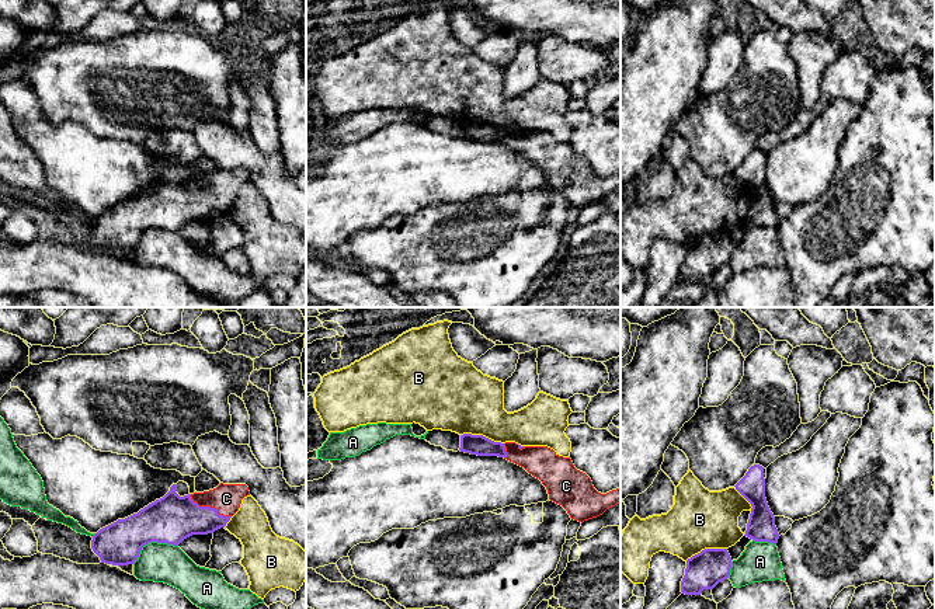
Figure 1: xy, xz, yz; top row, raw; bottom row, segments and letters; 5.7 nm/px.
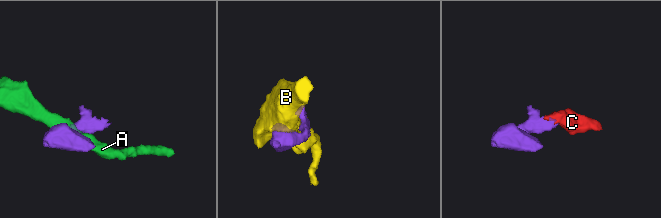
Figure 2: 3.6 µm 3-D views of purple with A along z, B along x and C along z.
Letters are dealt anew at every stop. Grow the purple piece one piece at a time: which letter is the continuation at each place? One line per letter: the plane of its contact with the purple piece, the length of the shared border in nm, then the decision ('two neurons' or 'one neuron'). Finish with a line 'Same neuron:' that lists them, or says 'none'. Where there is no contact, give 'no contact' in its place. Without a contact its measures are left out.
A: xy | 280 nm | two neurons
B: xz | 260 nm | two neurons
C: xy | 280 nm | one neuron
Same neuron: C

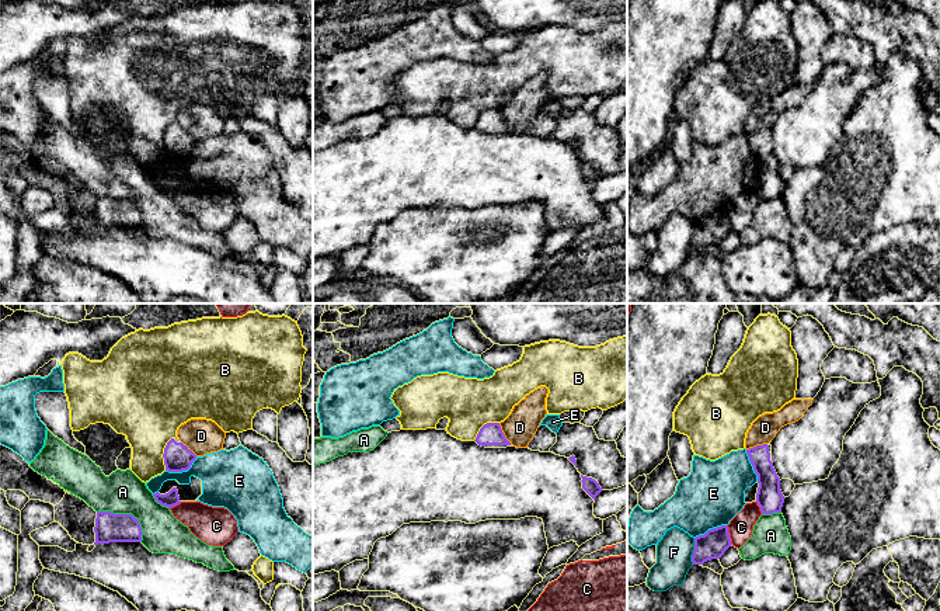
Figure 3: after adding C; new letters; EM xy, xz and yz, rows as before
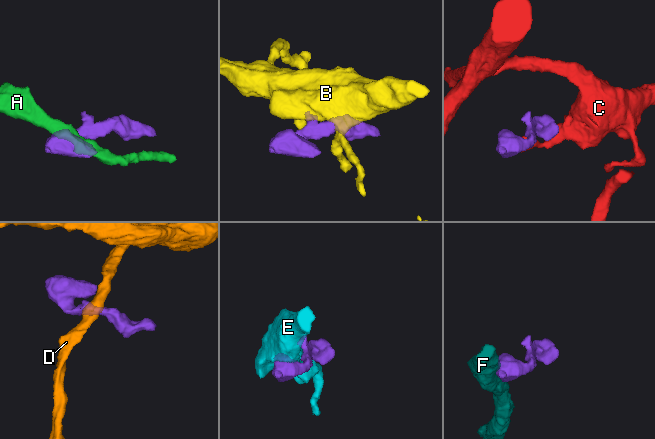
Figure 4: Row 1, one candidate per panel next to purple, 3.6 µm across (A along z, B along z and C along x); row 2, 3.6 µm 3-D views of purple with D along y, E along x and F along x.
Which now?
A: xy | 300 nm | two neurons
B: xy | 200 nm | two neurons
C: yz | 120 nm | two neurons
D: xz | 150 nm | two neurons
E: xy | 200 nm | two neurons
F: yz | 150 nm | two neurons
Same neuron: none

